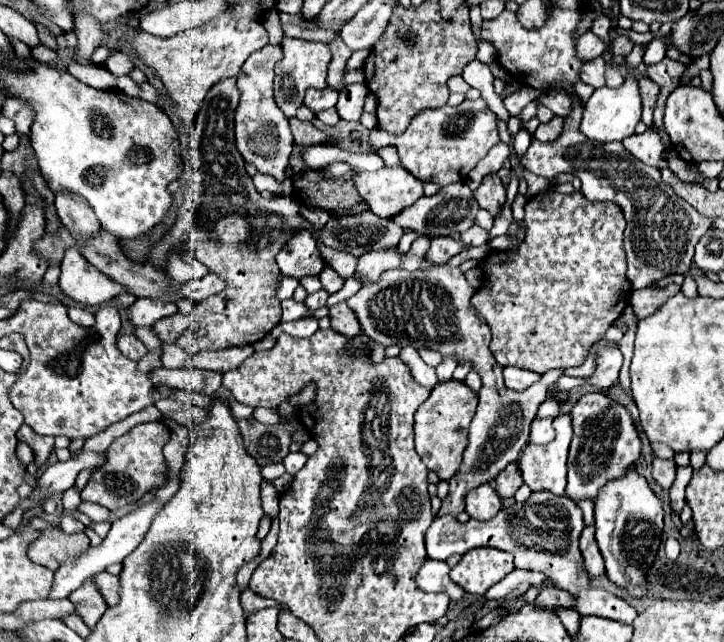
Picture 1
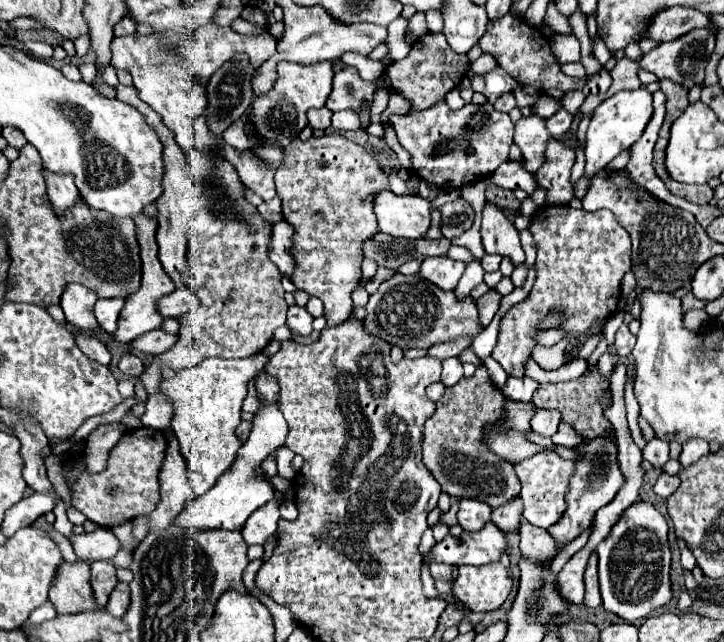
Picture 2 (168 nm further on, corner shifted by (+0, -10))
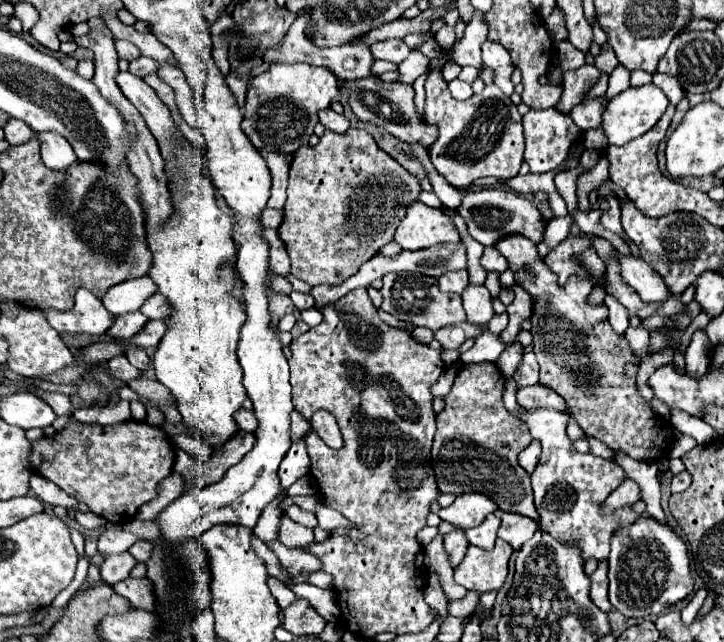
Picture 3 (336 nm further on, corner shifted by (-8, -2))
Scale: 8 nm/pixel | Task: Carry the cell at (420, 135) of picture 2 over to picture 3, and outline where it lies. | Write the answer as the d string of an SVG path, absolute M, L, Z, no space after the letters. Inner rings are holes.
M432 70L426 78L426 108L424 108L422 118L428 126L436 126L436 130L438 130L438 138L430 148L430 158L432 158L432 164L436 166L436 170L452 186L456 186L456 188L468 186L474 180L486 178L486 176L512 178L518 174L522 156L524 156L524 134L522 134L522 124L520 124L522 116L520 116L516 104L508 96L504 96L504 92L496 84L490 84L480 94L474 94L472 98L458 102L450 96L448 86L442 80L442 70Z

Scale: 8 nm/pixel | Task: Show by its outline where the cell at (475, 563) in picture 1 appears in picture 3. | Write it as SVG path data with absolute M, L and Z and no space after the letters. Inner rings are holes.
M500 538L490 552L470 546L464 560L454 570L454 580L466 590L476 590L480 594L500 590L508 576L508 560L512 550L514 548Z

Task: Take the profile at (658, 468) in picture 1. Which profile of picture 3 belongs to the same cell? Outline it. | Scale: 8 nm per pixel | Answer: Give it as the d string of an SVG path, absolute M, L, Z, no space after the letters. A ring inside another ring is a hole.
M680 472L680 474L672 476L672 482L670 482L670 490L672 490L672 494L684 492L688 486L690 486L690 474L688 474L688 472Z

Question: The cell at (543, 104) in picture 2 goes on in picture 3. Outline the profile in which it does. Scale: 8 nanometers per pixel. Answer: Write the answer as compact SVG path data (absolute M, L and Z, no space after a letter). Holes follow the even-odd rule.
M600 72L600 80L584 94L584 100L586 98L596 98L596 96L604 96L606 92L606 86L608 86L608 74L606 72Z

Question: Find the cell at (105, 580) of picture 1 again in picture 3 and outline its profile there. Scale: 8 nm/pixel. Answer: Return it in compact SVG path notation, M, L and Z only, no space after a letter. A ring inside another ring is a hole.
M126 578L124 582L118 582L112 586L120 596L130 600L132 608L152 610L154 602L154 586L148 578Z

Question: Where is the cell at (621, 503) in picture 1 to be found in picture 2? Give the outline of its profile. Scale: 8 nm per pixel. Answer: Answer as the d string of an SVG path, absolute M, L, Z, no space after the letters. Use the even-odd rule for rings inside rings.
M648 502L632 504L614 524L610 534L596 546L598 578L604 608L626 622L648 618L650 612L668 604L674 596L670 580L668 524Z

